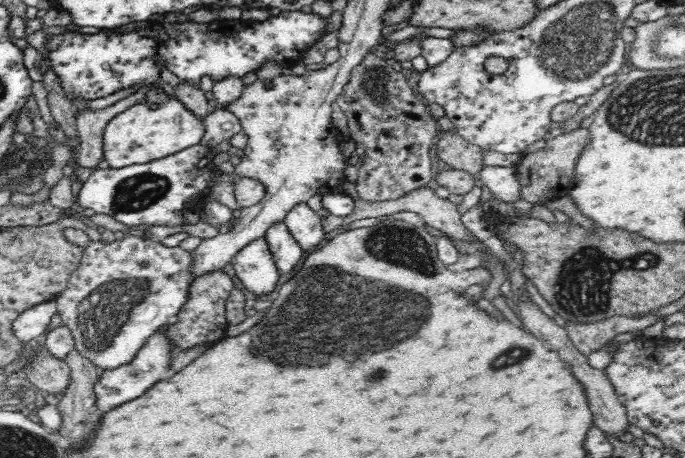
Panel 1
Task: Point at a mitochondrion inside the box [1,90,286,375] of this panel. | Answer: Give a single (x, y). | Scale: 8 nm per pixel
(105, 310)

